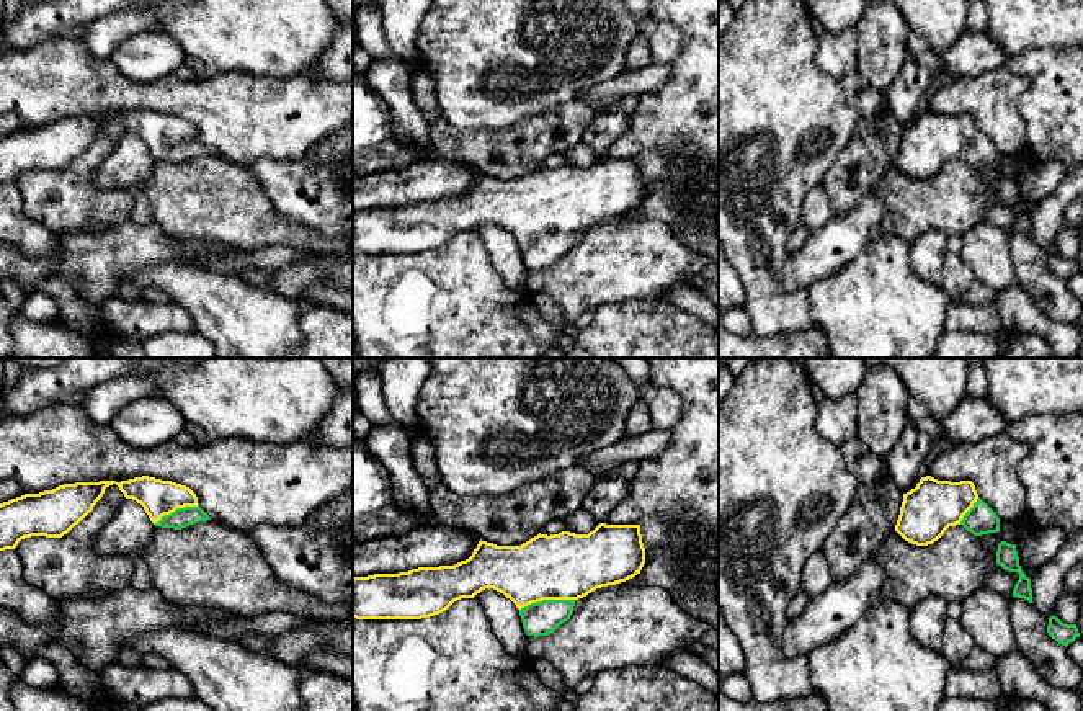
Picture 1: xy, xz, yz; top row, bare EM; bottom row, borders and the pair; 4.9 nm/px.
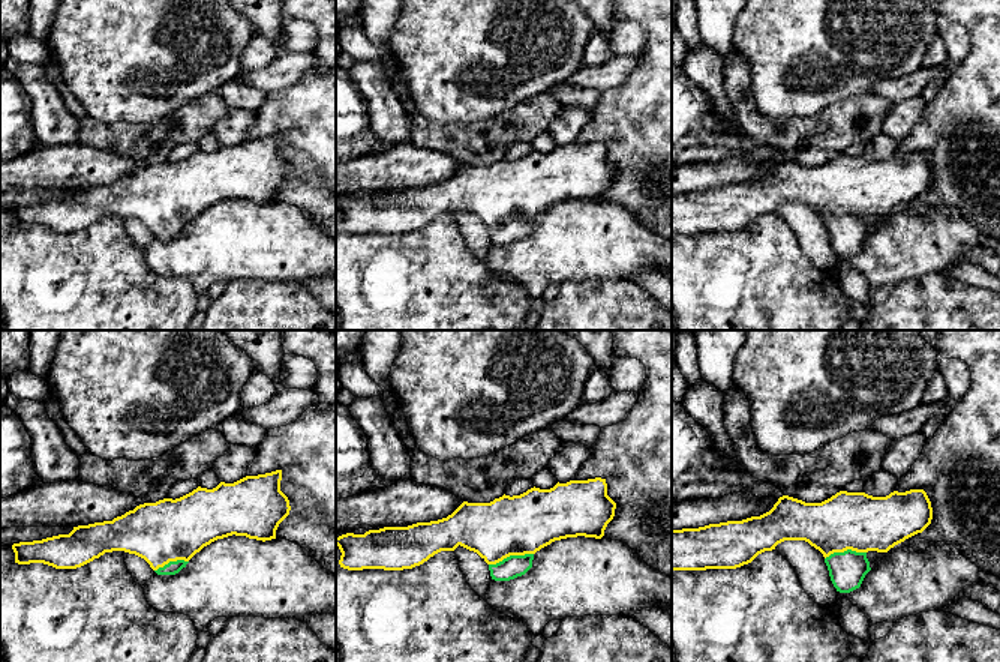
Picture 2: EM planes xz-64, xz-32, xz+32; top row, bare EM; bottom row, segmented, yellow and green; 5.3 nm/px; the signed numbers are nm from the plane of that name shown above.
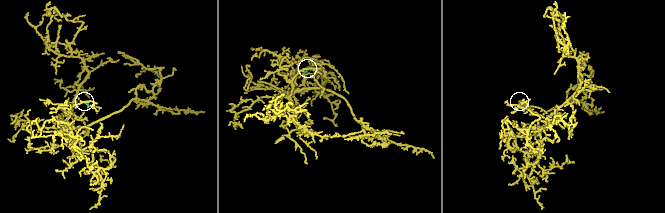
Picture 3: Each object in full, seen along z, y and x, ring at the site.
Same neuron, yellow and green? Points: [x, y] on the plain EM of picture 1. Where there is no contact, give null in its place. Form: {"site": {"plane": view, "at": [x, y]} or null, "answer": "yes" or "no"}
{"site": {"plane": "xz", "at": [546, 232]}, "answer": "yes"}

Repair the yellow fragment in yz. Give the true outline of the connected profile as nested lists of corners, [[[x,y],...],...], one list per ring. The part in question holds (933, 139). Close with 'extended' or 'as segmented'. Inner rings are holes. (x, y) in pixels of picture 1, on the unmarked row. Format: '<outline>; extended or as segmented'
[[[926,110],[903,127],[895,165],[905,175],[928,180],[956,159],[974,170],[1000,165],[1000,152],[978,131],[972,114],[951,116]]]; extended

